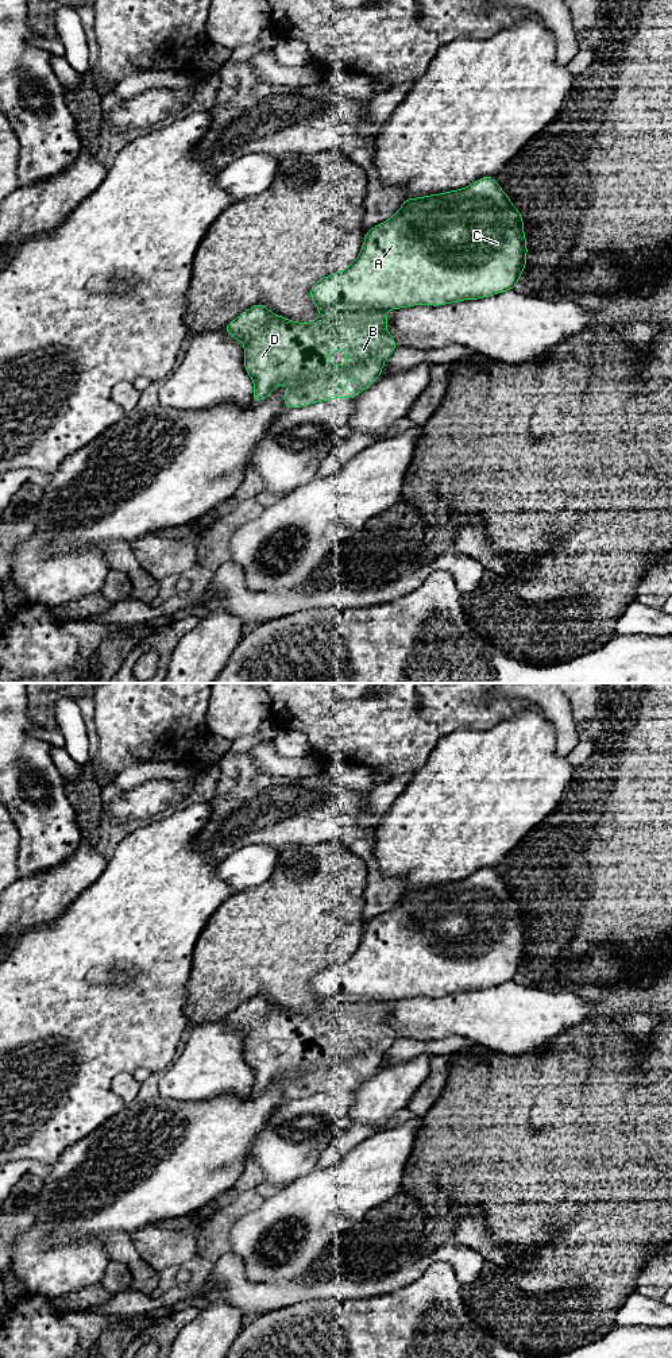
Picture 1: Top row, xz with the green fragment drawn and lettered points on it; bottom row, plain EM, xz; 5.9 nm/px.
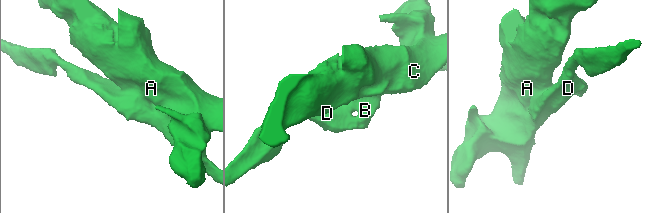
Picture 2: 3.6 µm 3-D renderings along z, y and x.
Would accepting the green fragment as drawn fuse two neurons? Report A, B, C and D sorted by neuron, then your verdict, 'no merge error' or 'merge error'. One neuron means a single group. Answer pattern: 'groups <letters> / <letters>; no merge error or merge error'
groups A C / B D; merge error

